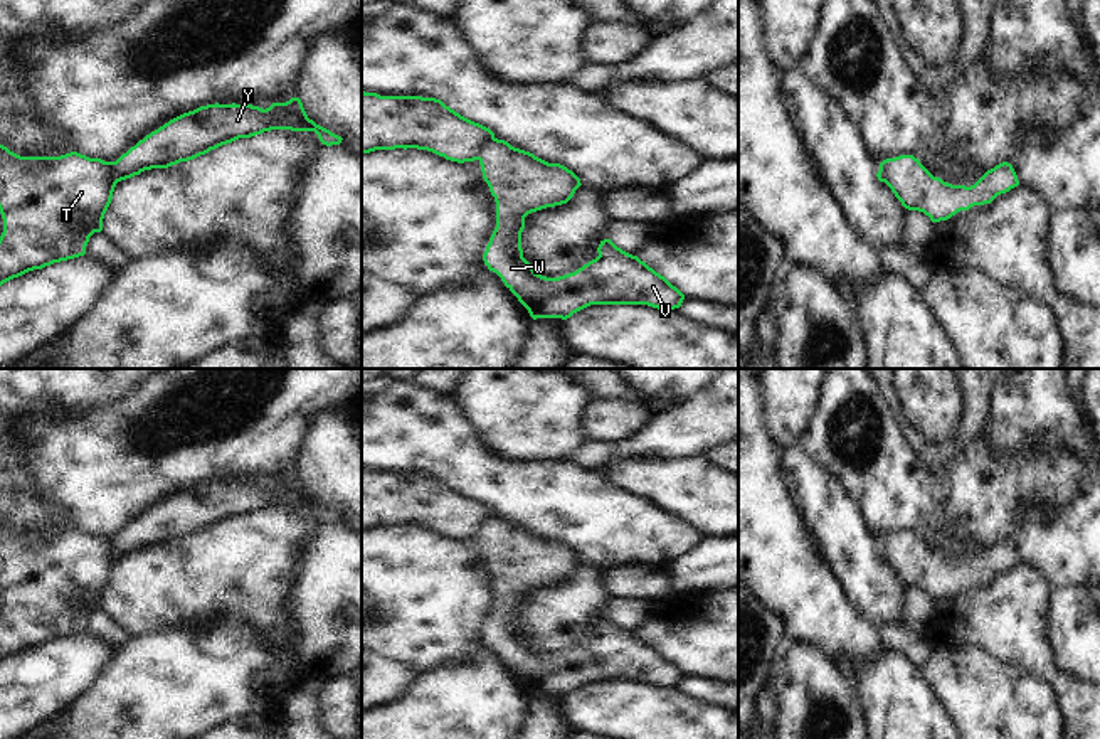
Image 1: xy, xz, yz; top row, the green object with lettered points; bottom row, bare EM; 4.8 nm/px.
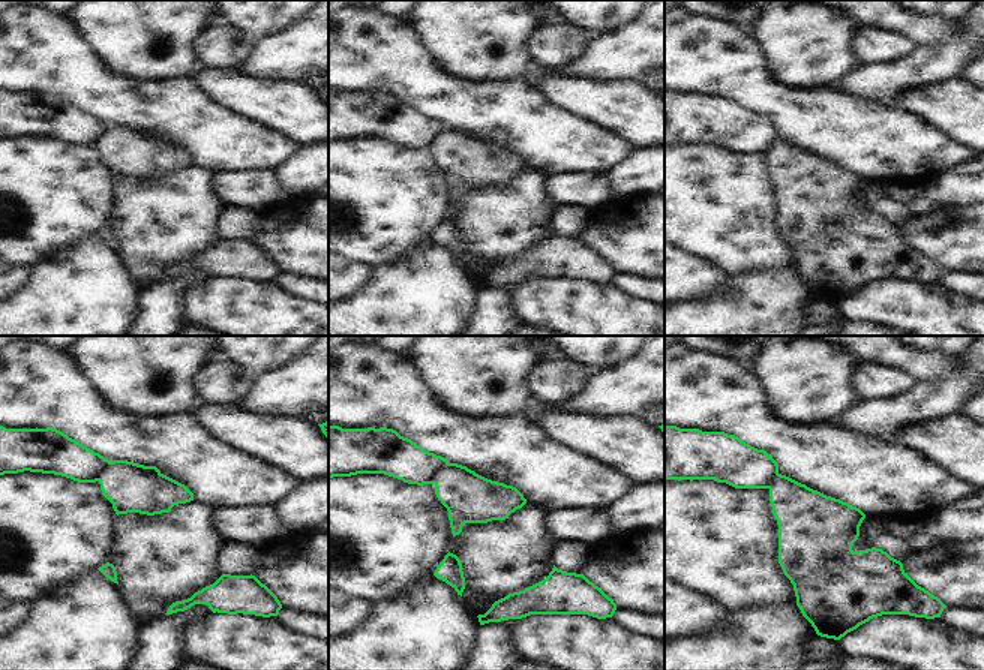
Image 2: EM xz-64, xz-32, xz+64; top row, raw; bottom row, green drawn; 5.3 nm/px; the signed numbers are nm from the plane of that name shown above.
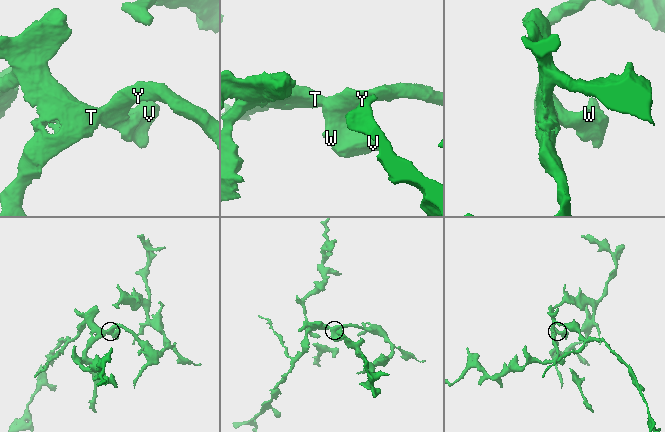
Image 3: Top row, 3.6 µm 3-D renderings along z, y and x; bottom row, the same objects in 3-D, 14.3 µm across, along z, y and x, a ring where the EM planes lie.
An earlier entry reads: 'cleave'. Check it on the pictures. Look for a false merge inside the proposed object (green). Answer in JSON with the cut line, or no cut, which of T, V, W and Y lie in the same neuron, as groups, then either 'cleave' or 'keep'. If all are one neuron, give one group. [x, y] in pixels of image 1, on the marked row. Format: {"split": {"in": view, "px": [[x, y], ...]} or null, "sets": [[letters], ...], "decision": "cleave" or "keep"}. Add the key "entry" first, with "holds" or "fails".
{"entry": "holds", "split": {"in": "xz", "px": [[493, 137], [478, 159]]}, "sets": [["T"], ["V", "W", "Y"]], "decision": "cleave"}

